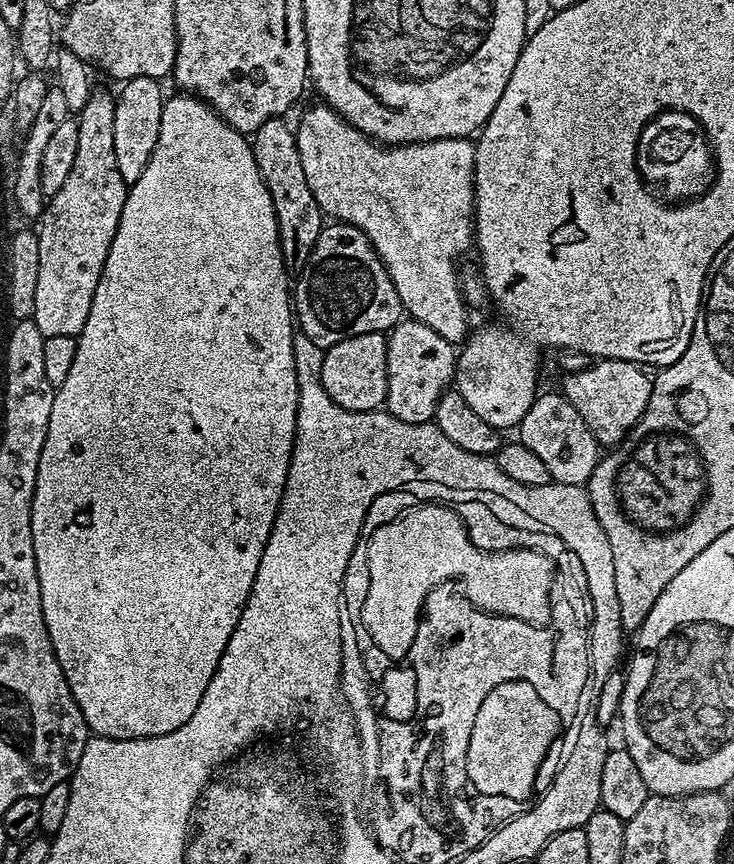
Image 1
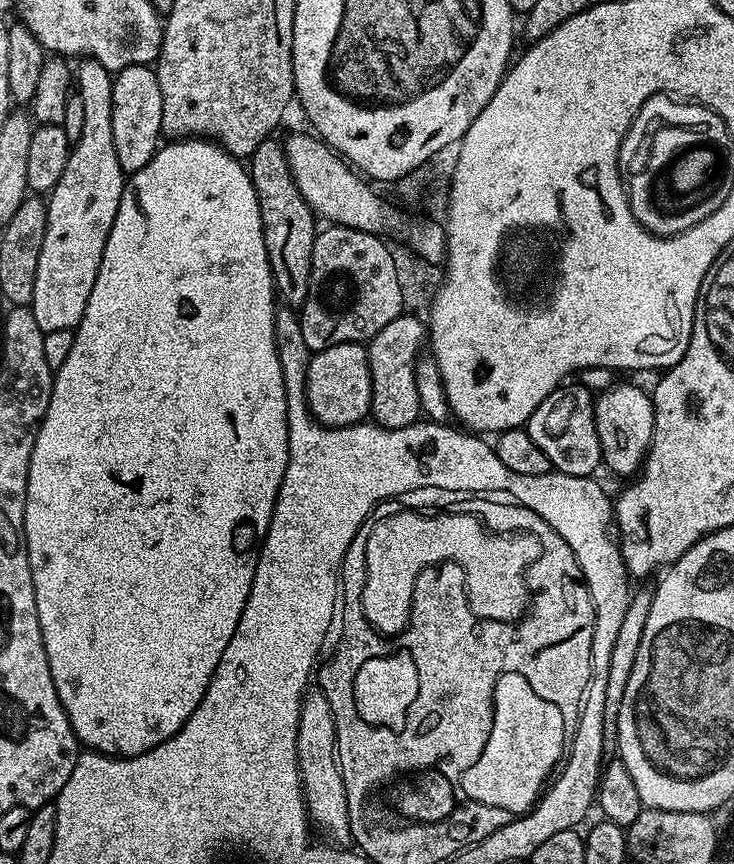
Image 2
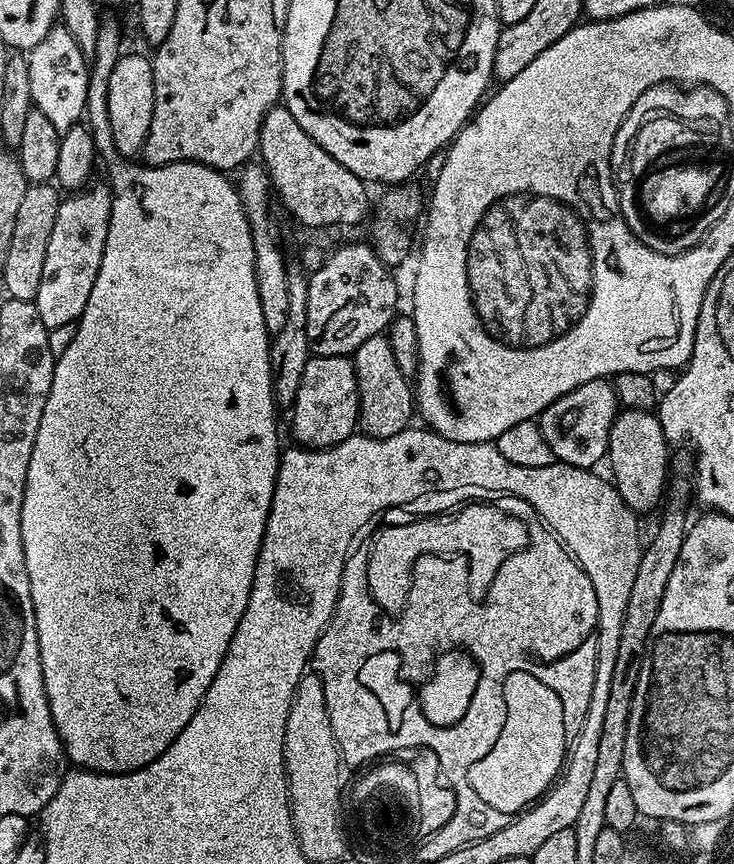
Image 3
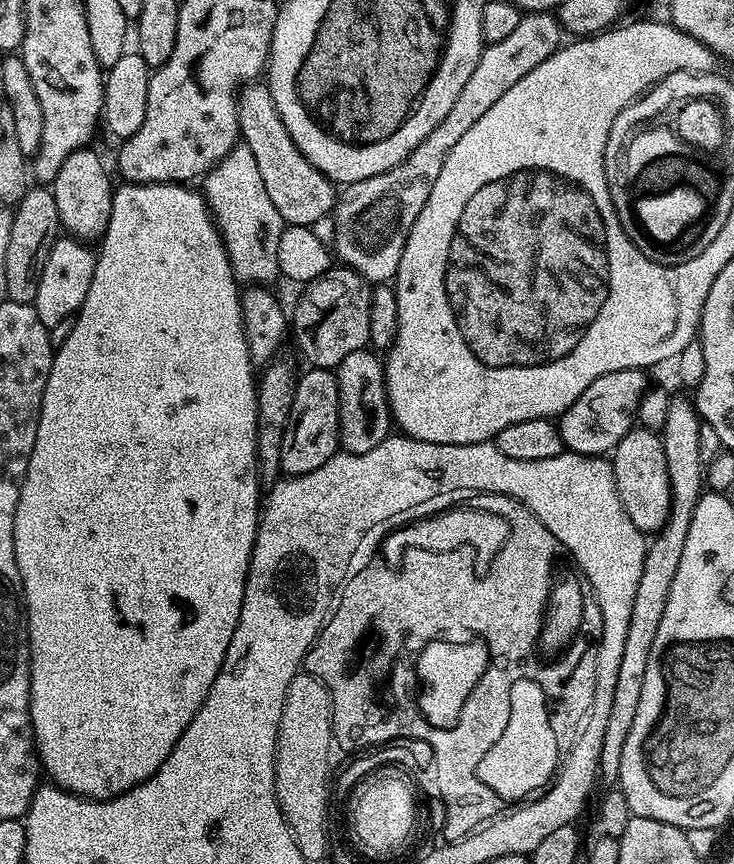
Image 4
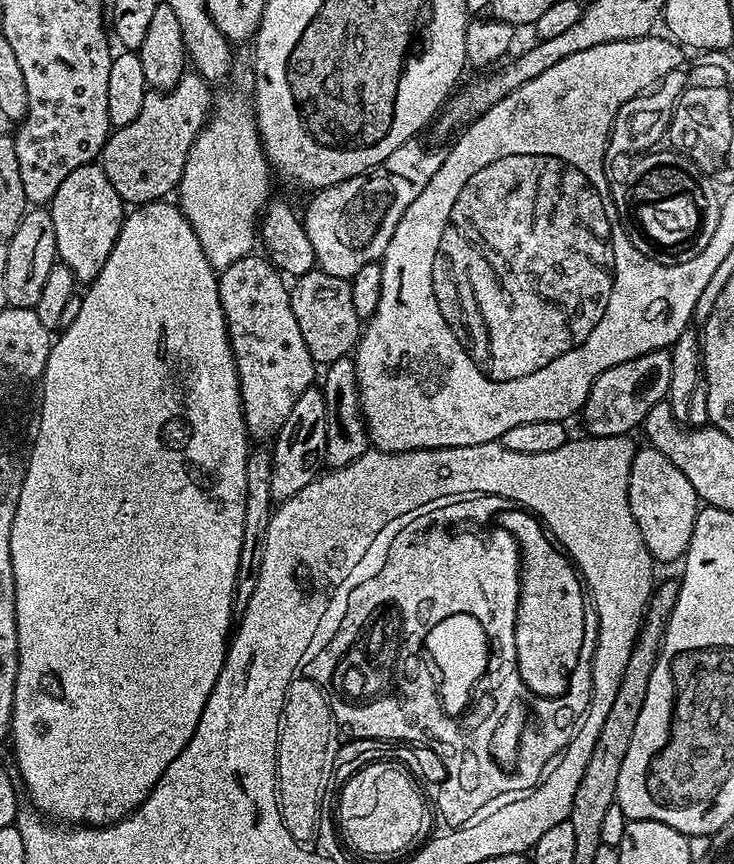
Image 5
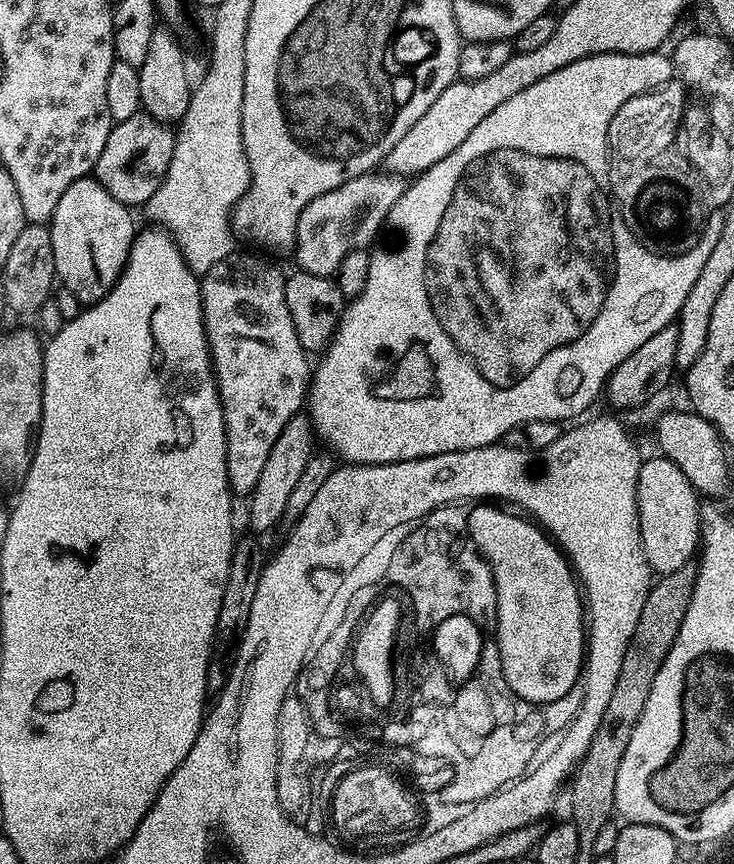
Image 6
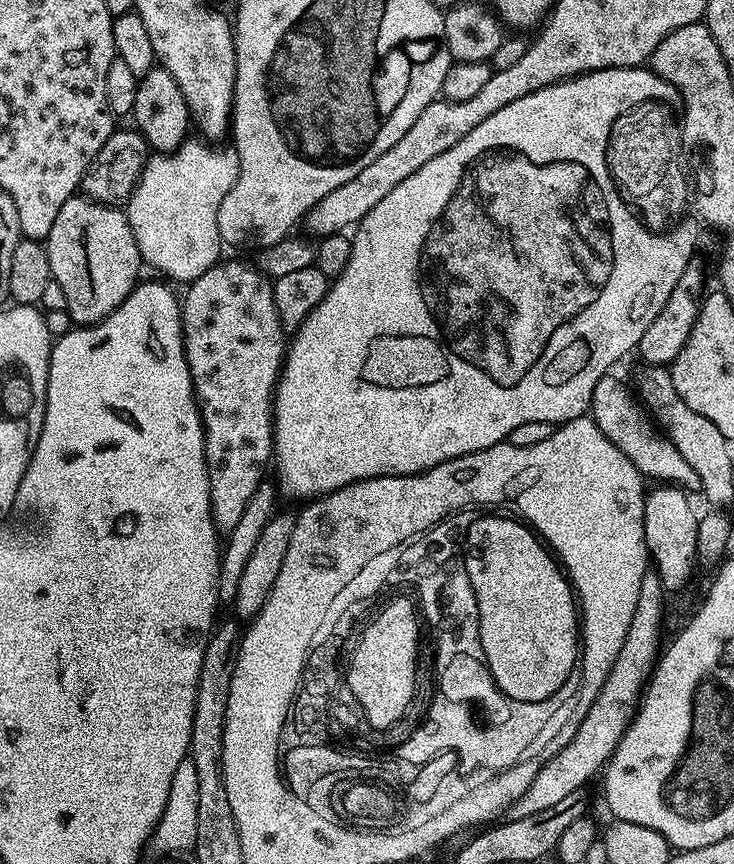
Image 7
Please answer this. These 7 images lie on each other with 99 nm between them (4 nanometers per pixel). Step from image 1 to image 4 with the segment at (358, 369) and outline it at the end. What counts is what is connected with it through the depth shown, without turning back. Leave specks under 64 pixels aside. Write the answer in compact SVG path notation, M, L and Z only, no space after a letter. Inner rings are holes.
M314 367L307 371L299 373L290 422L282 438L280 471L284 476L301 476L310 470L318 470L318 466L337 455L340 448L340 403L335 371Z

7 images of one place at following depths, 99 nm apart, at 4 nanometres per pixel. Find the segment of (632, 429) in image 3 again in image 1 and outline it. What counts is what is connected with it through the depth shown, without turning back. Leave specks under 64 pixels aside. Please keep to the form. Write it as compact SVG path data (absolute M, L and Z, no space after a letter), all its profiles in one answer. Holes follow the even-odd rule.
M596 360L589 366L581 367L579 372L567 373L563 378L562 395L578 410L582 422L595 438L597 445L615 446L632 431L633 426L642 418L646 410L646 402L650 402L653 377L647 376L645 369L638 364L631 364L628 360Z

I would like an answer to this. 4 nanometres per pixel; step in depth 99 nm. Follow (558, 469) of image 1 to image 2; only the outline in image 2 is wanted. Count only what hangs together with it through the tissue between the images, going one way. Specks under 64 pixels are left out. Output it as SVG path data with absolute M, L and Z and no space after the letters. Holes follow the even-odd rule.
M579 382L565 383L552 391L544 399L542 406L538 406L538 410L534 410L534 414L526 425L526 431L530 434L530 438L534 438L534 443L542 450L542 454L546 454L546 458L550 458L555 471L575 476L592 476L595 473L595 468L601 467L602 457L598 442L598 430L594 422L594 396Z

